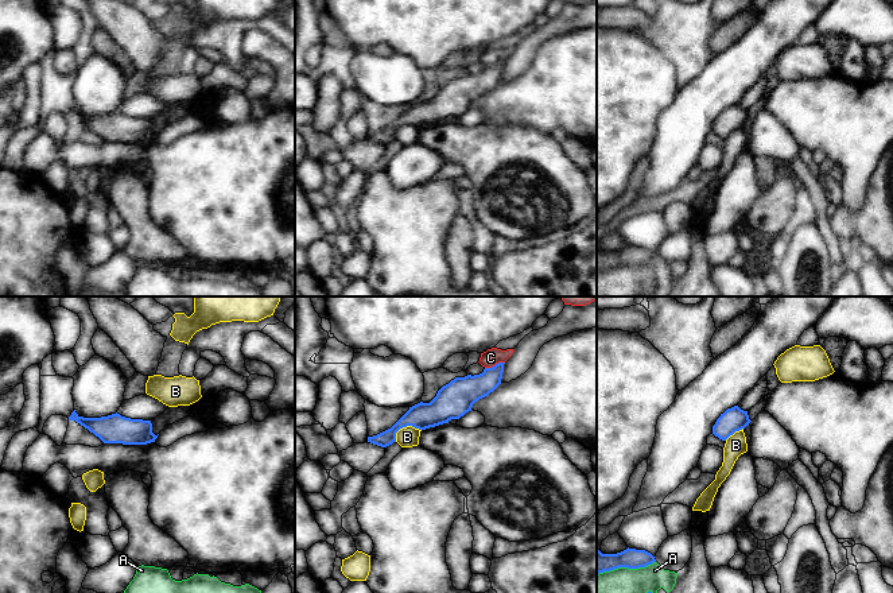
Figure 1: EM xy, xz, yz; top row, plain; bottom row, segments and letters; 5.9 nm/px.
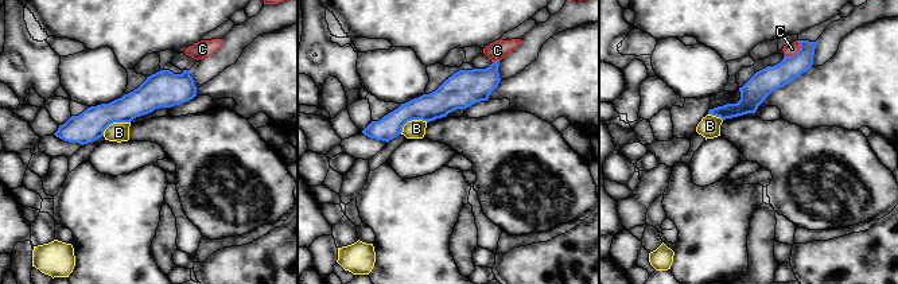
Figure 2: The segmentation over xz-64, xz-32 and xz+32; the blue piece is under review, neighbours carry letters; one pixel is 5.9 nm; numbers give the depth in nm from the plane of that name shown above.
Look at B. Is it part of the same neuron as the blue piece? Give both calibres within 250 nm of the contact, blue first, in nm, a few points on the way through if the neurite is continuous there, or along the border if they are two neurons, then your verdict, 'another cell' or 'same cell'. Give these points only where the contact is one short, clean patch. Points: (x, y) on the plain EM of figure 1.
160/130 nm | along xz (420, 127), (403, 124), (396, 131), (395, 139) | another cell

